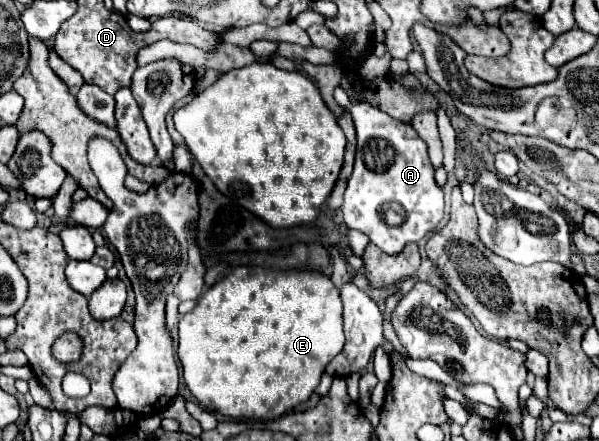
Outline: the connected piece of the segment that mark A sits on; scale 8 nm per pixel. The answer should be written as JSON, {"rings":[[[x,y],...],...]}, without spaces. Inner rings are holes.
{"rings":[[[340,86],[335,88],[333,96],[339,105],[349,108],[357,130],[355,168],[347,182],[343,204],[345,224],[351,230],[367,234],[383,252],[399,254],[405,244],[419,242],[429,232],[435,232],[443,220],[443,190],[433,178],[435,172],[429,162],[427,144],[411,124],[391,118],[367,102],[351,104],[347,92]],[[389,202],[399,202],[405,208],[405,222],[401,226],[391,227],[383,222],[381,204]]]}

